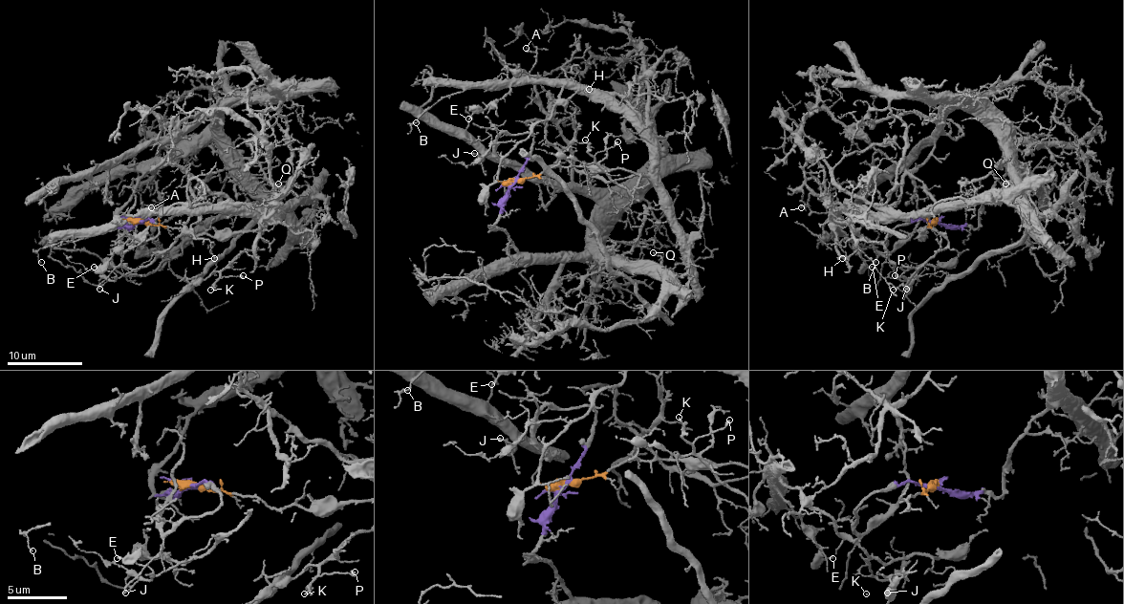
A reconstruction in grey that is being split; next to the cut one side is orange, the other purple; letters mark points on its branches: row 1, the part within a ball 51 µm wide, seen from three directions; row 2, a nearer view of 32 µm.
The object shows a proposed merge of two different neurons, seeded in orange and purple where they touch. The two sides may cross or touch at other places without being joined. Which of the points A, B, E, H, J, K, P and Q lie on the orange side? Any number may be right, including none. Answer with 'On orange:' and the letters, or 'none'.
On orange: A, B, E, H, J, K, P, Q

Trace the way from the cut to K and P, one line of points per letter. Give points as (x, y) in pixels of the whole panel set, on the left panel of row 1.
K: (138, 223), (176, 226), (194, 236), (248, 232), (264, 226), (266, 228), (256, 244), (221, 271), (211, 289)
P: (138, 223), (176, 226), (194, 236), (248, 232), (264, 226), (256, 244), (221, 271), (221, 277), (243, 275)

